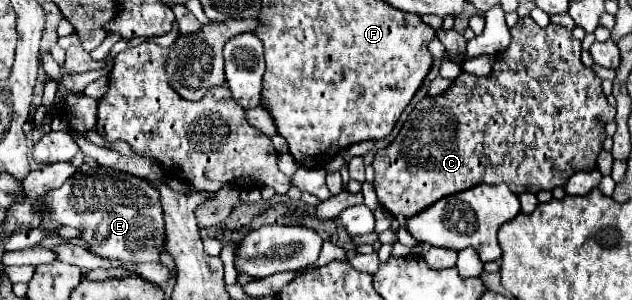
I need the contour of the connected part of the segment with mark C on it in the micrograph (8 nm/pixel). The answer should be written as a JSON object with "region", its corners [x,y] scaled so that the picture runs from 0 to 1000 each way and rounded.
{"region":[[[839,53],[823,60],[820,80],[807,93],[807,113],[810,140],[797,173],[785,180],[775,253],[728,247],[696,320],[665,333],[623,473],[592,513],[592,627],[601,680],[620,720],[655,720],[690,667],[763,607],[797,607],[813,647],[851,647],[854,633],[892,620],[911,573],[943,560],[943,527],[959,460],[956,420],[972,400],[975,360],[959,340],[949,287],[953,267],[937,227],[918,207],[918,133],[911,133],[902,100],[880,80],[854,93]]]}

